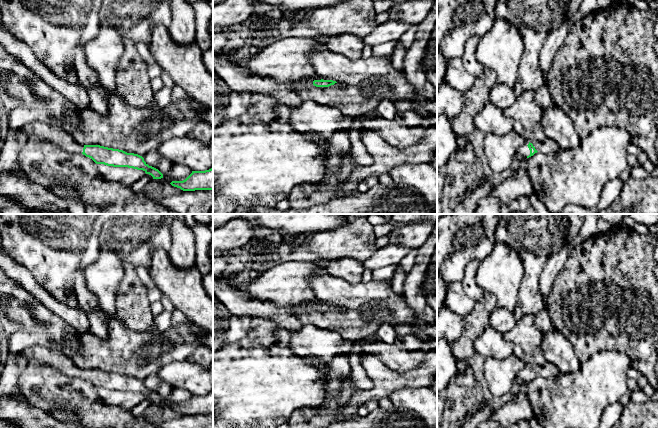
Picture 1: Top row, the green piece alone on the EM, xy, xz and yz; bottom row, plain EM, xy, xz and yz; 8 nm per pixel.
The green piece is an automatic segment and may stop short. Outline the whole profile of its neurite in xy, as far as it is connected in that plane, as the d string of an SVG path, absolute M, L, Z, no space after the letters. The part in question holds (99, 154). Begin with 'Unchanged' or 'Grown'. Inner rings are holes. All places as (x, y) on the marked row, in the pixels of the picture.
Grown. M34 121L24 126L23 132L28 137L36 136L46 139L68 152L83 154L91 158L96 164L143 170L146 174L151 175L153 179L163 178L163 174L158 169L149 166L144 158L138 154L100 145L82 145L61 127L53 124Z

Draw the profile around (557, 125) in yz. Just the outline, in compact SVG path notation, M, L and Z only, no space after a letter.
M559 107L543 109L542 118L545 136L558 145L560 149L575 149L580 144L580 137L573 121Z

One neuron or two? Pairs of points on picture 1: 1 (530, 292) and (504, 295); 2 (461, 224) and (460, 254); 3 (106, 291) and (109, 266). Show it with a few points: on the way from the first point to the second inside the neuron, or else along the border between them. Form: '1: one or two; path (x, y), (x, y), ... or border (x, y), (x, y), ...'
1: two; border (525, 270), (516, 303)
2: one; path (461, 231), (459, 247)
3: one; path (106, 285), (107, 272)

